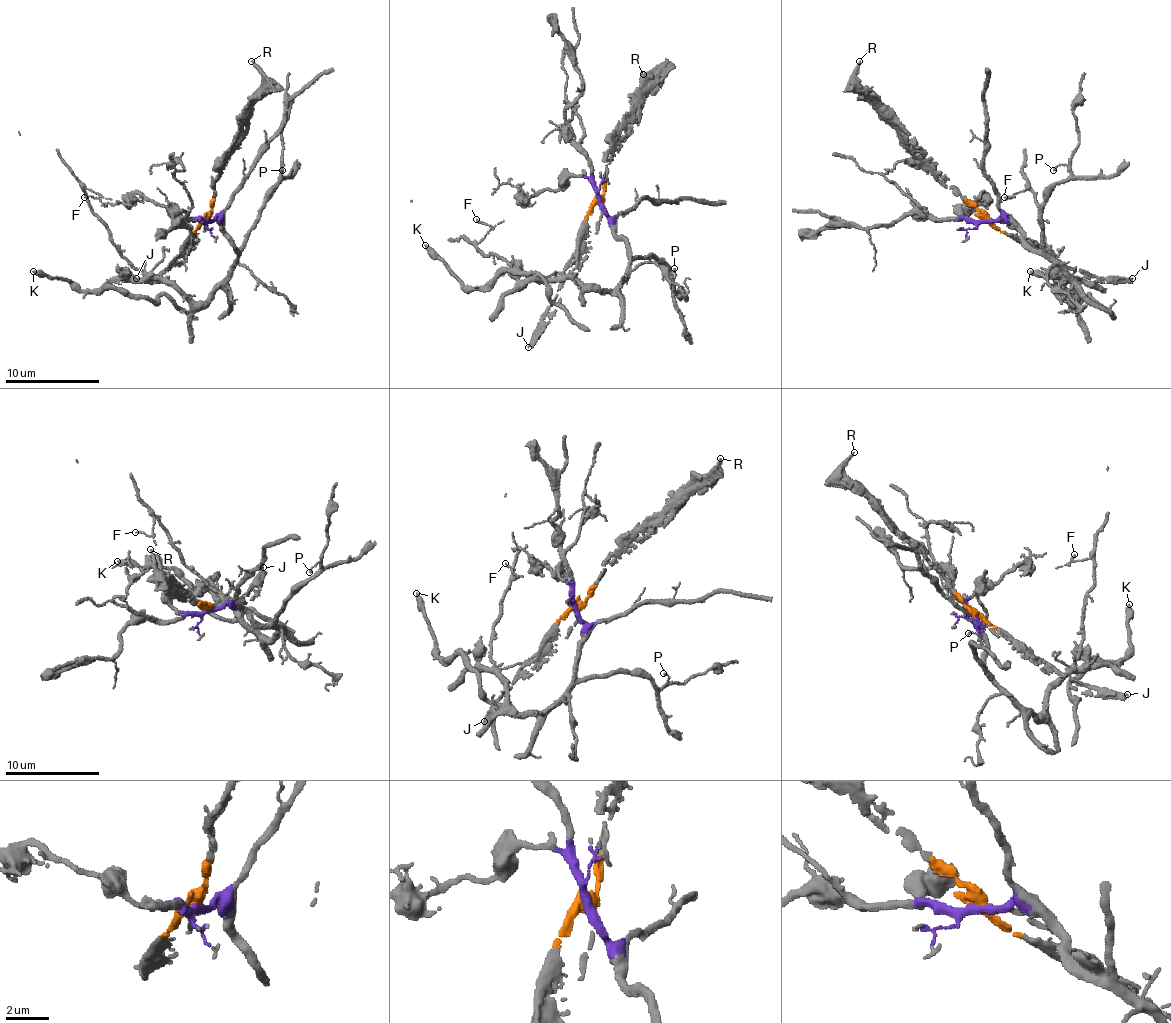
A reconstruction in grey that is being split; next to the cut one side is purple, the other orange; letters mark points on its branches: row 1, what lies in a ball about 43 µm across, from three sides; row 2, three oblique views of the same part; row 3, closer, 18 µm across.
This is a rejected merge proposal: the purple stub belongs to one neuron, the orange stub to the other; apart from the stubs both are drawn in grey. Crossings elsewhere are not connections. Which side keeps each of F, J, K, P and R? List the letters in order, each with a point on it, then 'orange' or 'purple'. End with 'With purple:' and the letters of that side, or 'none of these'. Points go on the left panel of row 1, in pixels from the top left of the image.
F: (84, 197) | purple
J: (136, 278) | orange
K: (33, 271) | purple
P: (282, 170) | purple
R: (251, 61) | orange
With purple: F, K, P

